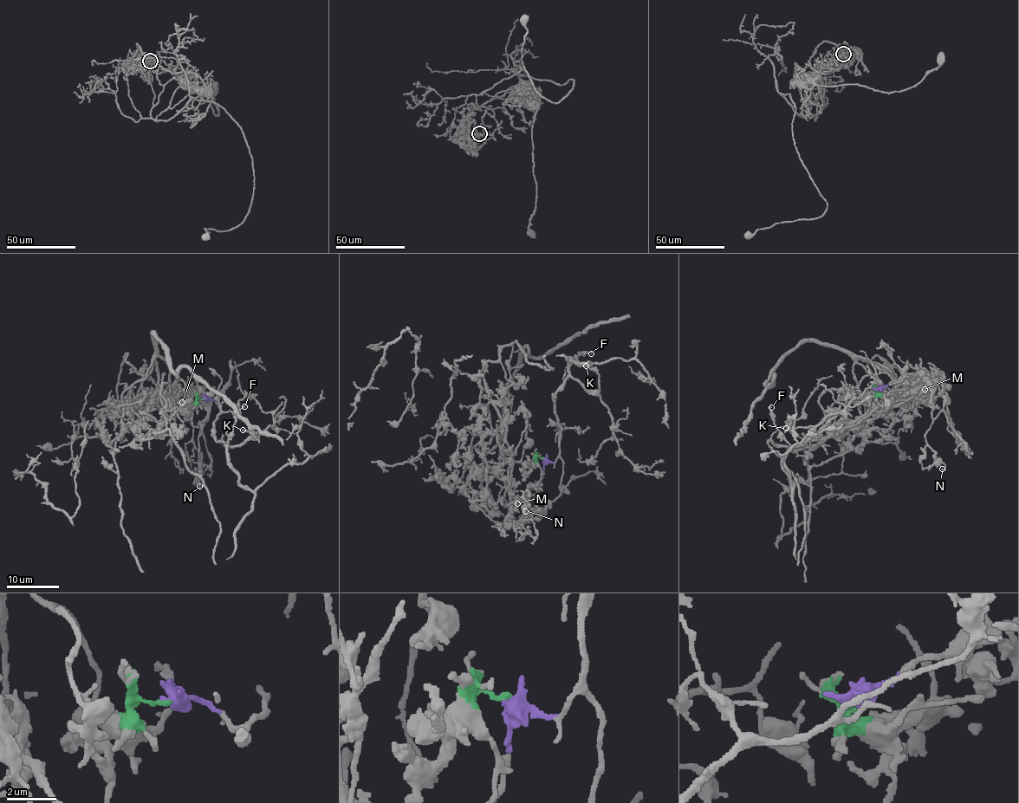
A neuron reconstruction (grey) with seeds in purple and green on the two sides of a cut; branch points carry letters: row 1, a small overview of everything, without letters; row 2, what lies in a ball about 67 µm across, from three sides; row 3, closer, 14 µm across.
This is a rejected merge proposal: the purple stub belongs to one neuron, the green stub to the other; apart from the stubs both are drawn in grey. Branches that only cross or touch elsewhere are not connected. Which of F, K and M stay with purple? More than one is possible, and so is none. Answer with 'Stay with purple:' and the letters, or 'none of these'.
Stay with purple: F, K

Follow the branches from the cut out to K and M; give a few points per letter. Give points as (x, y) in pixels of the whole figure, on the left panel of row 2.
K: (204, 398), (212, 398), (220, 406), (212, 437), (218, 442), (238, 445), (257, 435), (242, 429)
M: (204, 399), (193, 402), (189, 399), (187, 385), (171, 372), (171, 395), (181, 402)

